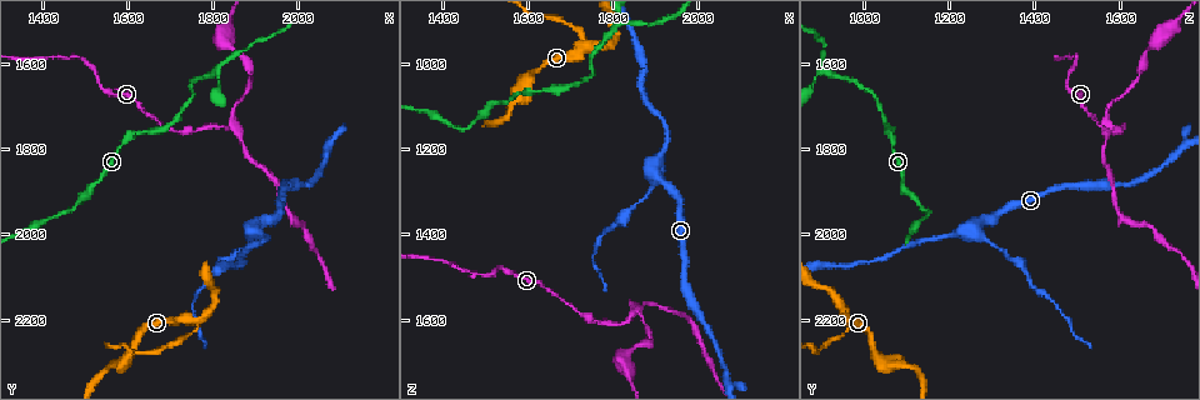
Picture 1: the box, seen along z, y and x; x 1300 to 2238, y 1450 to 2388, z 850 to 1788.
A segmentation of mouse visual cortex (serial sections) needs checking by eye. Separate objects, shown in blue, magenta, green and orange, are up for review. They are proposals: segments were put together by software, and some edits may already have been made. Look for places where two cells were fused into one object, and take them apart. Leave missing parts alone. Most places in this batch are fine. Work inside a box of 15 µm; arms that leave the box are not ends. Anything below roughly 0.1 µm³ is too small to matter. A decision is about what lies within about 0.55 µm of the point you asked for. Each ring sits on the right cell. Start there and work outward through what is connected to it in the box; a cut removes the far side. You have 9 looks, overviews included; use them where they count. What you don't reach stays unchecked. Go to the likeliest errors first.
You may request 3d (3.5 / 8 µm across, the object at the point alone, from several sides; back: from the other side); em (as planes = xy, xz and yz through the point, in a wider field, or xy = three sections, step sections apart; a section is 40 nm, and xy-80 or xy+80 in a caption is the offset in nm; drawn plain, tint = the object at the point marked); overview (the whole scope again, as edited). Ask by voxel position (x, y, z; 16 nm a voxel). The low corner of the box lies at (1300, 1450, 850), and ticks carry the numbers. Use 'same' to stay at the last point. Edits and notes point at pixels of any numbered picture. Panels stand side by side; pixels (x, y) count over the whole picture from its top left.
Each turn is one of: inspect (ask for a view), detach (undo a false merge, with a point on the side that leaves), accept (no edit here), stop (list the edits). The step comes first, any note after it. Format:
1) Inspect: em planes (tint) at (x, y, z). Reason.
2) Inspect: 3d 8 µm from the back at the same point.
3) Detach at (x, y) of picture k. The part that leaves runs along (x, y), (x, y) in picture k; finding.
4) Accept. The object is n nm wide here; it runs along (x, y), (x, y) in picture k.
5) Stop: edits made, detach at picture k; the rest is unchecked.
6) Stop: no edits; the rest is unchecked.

Inspect: 3d 3.5 µm at (1805, 1610, 910).

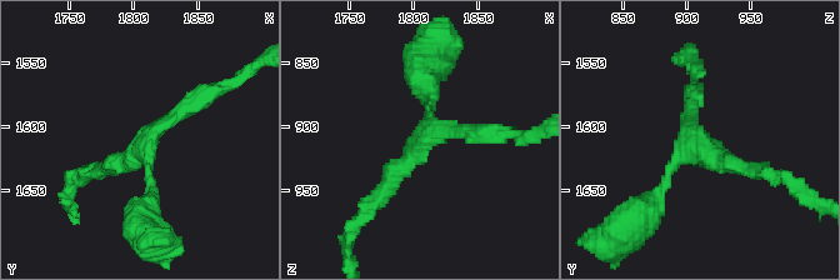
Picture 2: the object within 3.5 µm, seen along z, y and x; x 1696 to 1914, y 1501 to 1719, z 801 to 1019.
Inspect: em xy step 1 (tint) at (1804, 1612, 912).

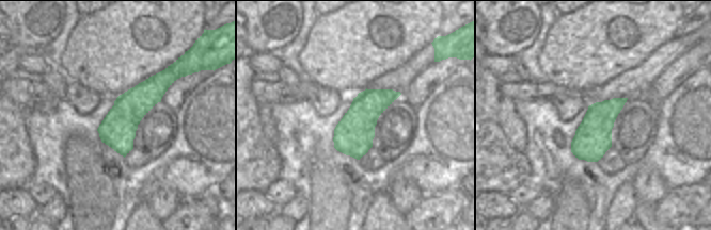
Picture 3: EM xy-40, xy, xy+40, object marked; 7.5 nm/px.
Accept. It runs along (172, 77), (162, 80), (104, 138) in picture 3; one cell here.

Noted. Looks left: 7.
Inspect: 3d 3.5 µm at (1760, 2200, 965). Abrupt turn.

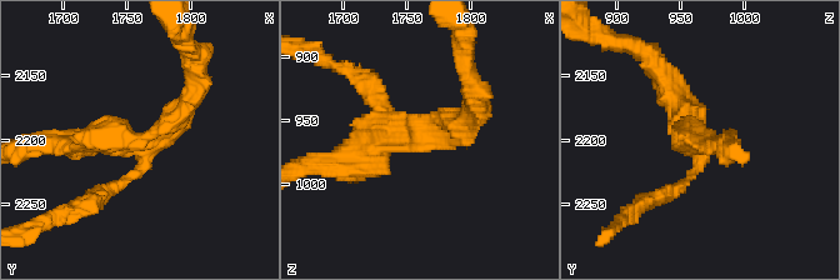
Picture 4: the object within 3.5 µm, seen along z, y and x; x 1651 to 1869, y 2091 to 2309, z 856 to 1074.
Inspect: em planes (tint) at (1762, 2202, 964). 3 arms meet here; the arms are 150, 250, 300 nm wide.

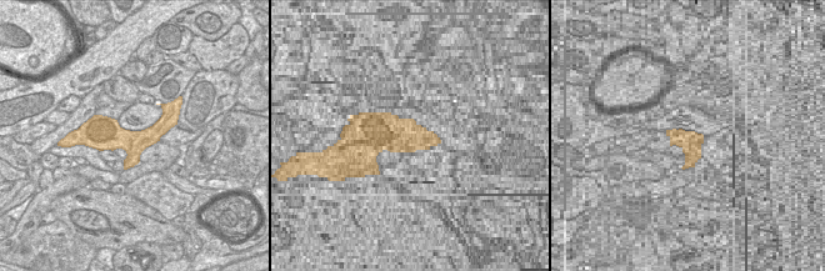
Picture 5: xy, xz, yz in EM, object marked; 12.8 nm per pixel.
Accept. It runs along (68, 141), (151, 141), (198, 88) in picture 4; all the same cell.

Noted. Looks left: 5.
Inspect: 3d 3.5 µm from the back at (1845, 1750, 1585). A fork.

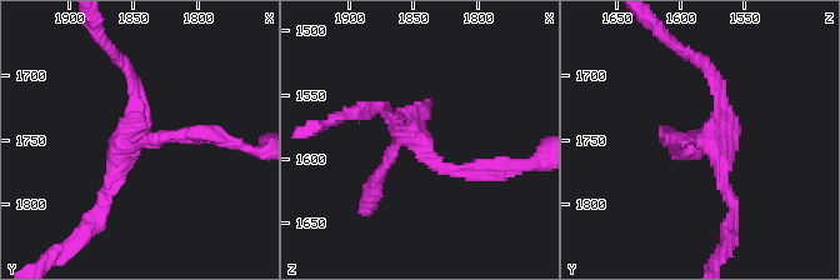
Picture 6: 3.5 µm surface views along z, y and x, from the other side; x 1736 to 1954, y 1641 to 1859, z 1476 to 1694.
Inspect: em xy step 2 (tint) at (1846, 1750, 1582). 3 arms meet here; the arms are 150, 150, 150 nm wide.

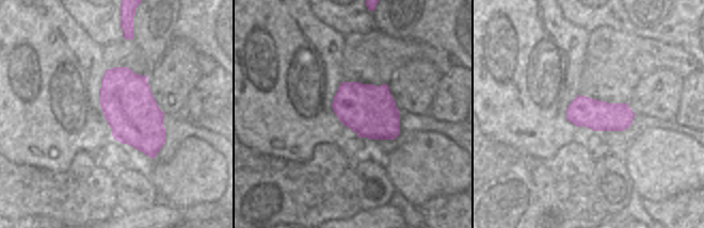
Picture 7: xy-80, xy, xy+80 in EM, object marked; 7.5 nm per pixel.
Accept. It runs along (201, 134), (136, 138), (125, 65) in picture 6; continuous, no second cell.

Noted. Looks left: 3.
Inspect: 3d 8 µm at (1525, 1630, 1480). Thin neck.

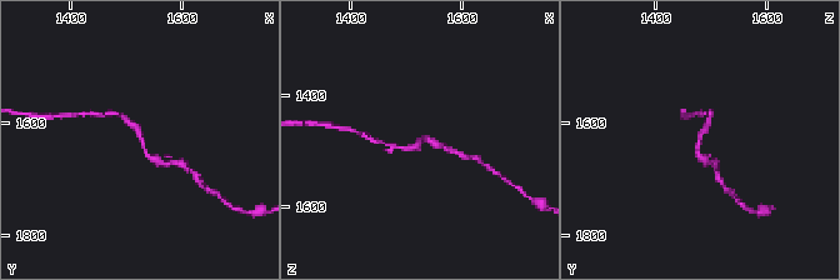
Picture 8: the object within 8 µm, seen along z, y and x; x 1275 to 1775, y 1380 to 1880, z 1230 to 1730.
Inspect: 3d 3.5 µm at (1530, 1635, 1485). Zoom in.

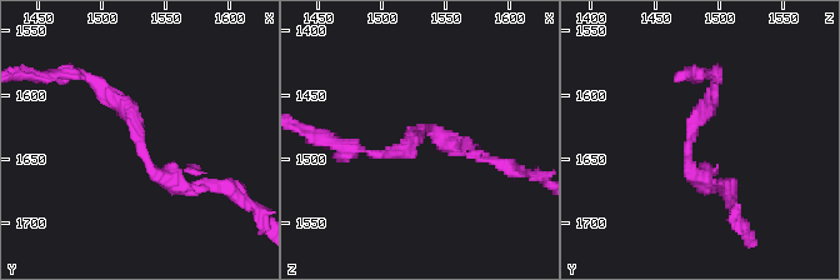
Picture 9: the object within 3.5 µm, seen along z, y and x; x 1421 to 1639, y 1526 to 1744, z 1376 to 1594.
Inspect: em xy step 1 (tint) at (1532, 1634, 1480).

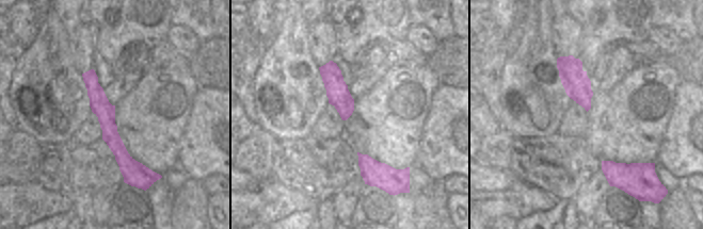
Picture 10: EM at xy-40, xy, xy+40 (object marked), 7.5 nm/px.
Accept. The object is 170 nm wide here; it runs along (189, 189), (154, 170), (128, 108), (89, 81) in picture 9; one cell here.

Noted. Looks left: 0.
Stop: no edits; the rest is unchecked.

